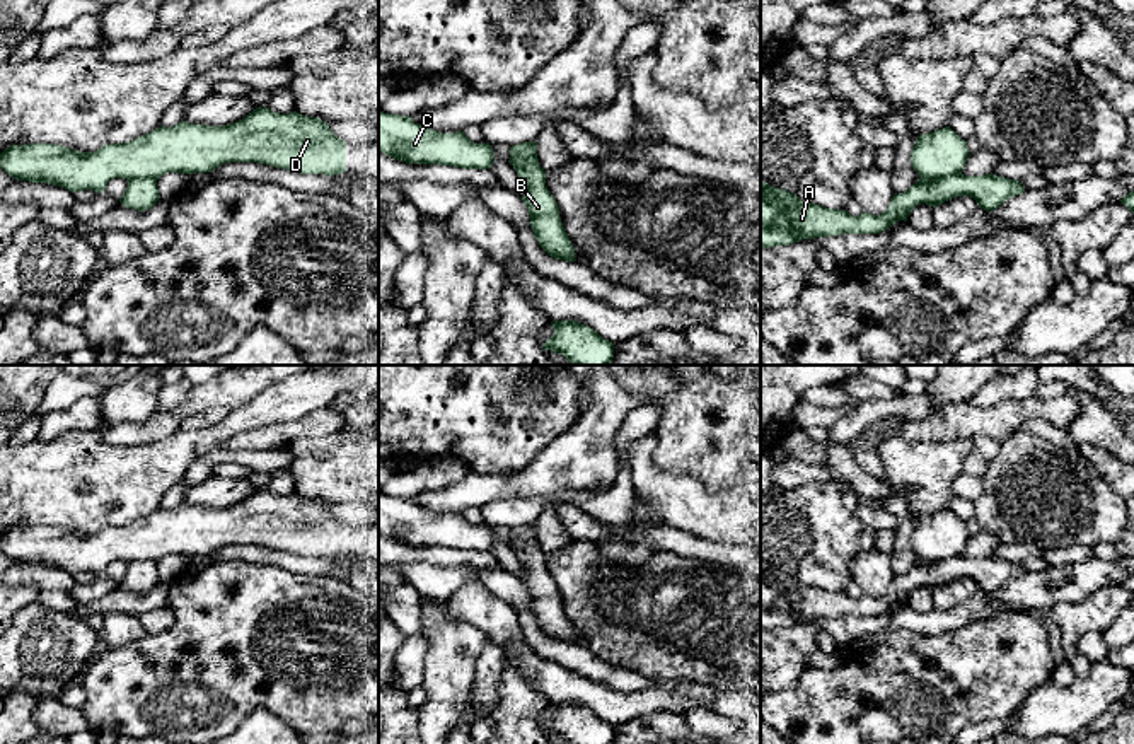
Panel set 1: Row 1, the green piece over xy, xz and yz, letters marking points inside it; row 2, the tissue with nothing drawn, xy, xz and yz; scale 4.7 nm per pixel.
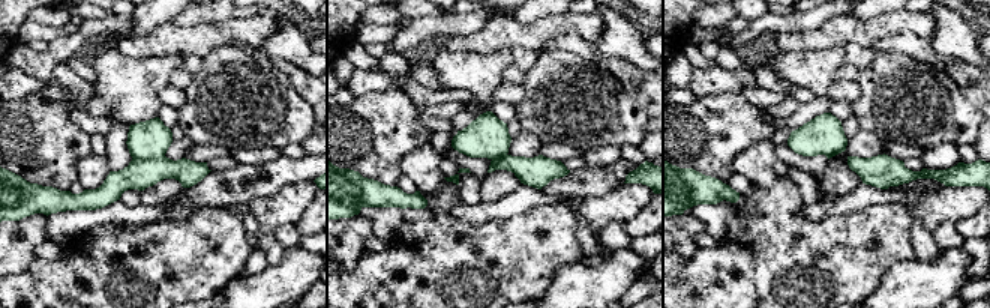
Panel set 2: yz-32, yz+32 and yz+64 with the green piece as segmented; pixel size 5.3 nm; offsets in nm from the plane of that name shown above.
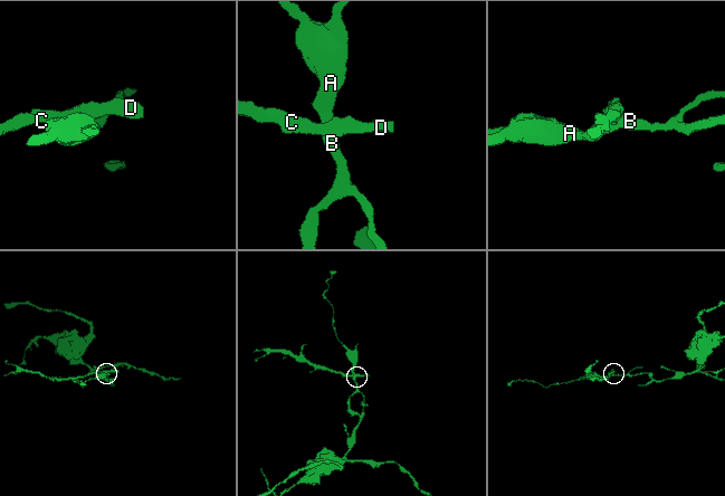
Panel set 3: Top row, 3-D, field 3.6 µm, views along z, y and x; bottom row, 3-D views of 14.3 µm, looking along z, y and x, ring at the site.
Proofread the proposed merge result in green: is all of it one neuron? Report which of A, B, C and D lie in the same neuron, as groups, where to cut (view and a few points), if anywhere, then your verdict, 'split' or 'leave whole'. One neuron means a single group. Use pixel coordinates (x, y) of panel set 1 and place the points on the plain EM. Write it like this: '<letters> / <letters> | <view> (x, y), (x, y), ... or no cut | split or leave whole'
A B / C D | yz (960, 553), (931, 563) | split

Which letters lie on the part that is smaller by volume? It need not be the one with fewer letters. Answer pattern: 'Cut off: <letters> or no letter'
Cut off: C, D

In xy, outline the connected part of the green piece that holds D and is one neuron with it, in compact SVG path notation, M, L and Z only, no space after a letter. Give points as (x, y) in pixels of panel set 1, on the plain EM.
M256 490L242 502L223 507L194 507L181 503L171 510L159 509L131 524L109 526L95 534L78 534L53 526L12 527L0 536L2 551L20 563L61 568L72 575L92 572L102 575L114 560L159 561L167 555L211 555L227 544L257 544L300 556L343 556L346 553L346 524L338 520L321 500L297 493L280 497Z

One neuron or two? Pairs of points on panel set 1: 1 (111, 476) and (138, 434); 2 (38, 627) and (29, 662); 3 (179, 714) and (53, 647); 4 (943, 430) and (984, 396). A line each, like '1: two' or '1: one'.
1: two
2: one
3: two
4: two

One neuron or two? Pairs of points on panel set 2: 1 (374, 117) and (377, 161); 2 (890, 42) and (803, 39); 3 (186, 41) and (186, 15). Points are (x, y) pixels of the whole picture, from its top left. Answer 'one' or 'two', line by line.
1: one
2: two
3: two

